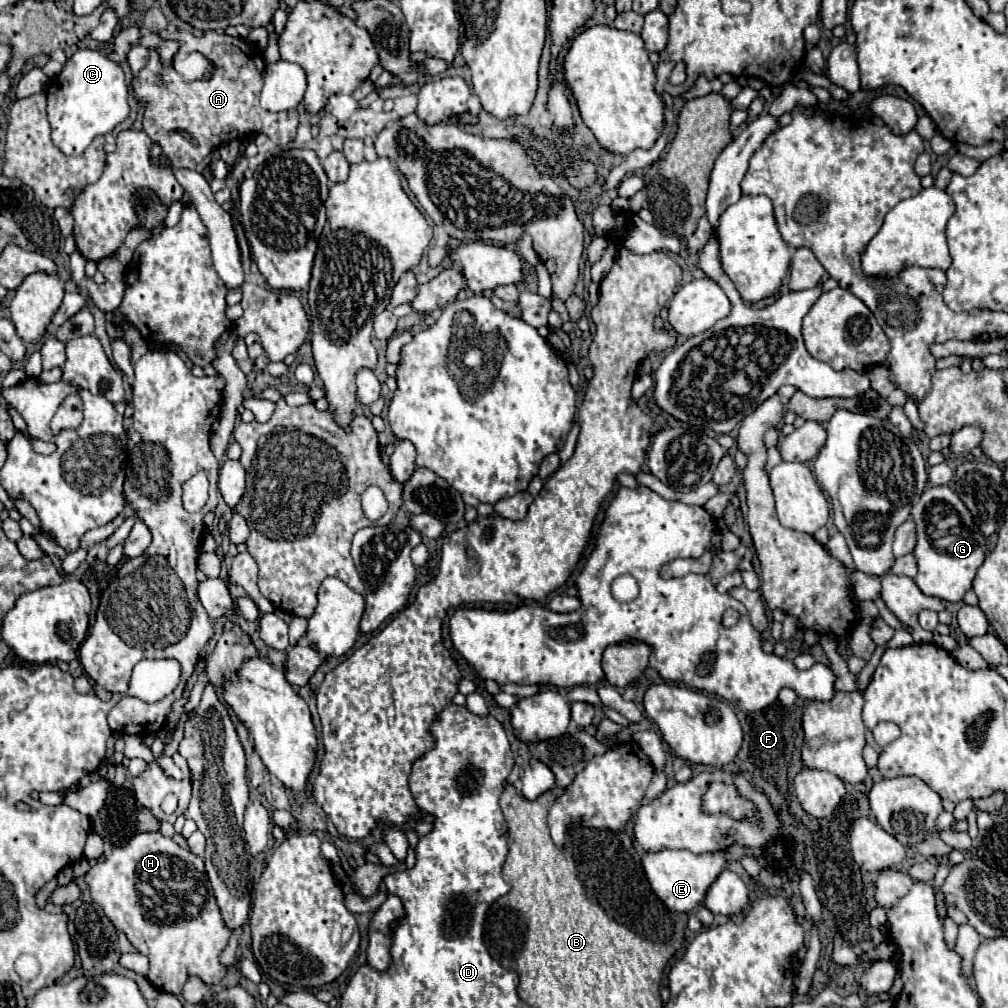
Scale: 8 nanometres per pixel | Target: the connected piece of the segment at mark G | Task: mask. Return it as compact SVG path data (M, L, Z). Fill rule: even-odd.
M932 486L924 490L920 500L912 506L912 518L916 522L918 544L914 556L918 560L916 586L926 596L936 596L946 602L960 602L964 594L972 588L976 570L988 556L986 538L976 526L970 510L958 498L950 486Z

